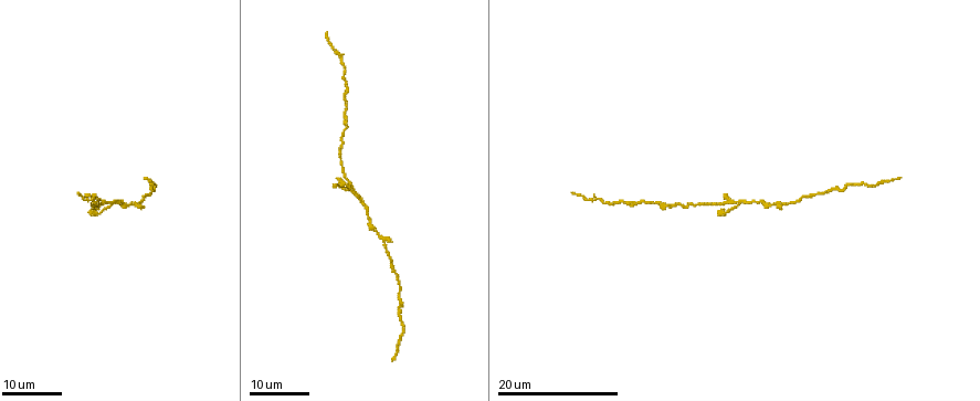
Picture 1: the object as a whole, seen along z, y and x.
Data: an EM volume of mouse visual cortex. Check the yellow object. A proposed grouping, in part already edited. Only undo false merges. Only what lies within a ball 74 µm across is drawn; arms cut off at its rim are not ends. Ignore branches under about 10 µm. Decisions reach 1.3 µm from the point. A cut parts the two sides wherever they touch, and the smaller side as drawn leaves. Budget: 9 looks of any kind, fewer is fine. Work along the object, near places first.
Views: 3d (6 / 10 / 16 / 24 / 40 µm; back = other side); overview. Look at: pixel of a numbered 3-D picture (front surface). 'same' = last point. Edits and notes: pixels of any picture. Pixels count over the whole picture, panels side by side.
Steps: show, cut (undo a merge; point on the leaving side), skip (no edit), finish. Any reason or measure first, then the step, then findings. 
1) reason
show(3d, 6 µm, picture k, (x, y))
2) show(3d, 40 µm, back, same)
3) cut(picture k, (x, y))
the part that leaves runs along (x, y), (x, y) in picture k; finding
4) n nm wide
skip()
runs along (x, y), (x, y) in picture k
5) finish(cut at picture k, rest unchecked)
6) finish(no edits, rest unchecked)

side arm on a straight run
show(3d, 24 µm, picture 1, (383, 245))

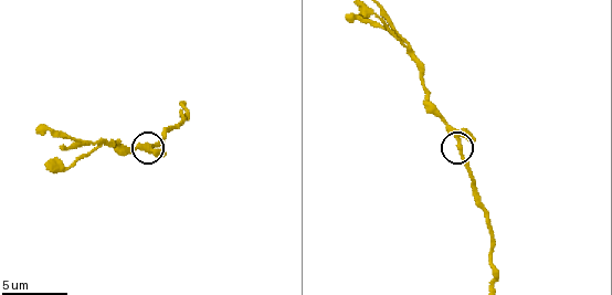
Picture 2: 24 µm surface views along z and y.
show(3d, 6 µm, picture 2, (459, 142))

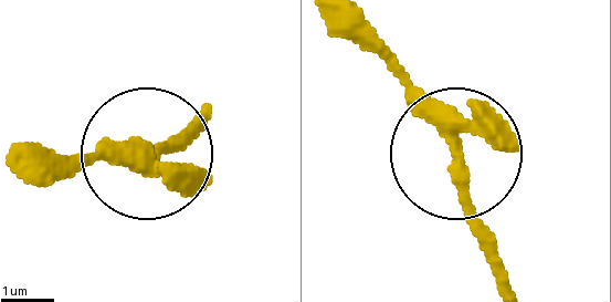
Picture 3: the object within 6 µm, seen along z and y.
3 arms
skip()
runs along (351, 25), (449, 145), (496, 285) in picture 3; one neuron here

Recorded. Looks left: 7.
three-way junction
show(3d, 6 µm, picture 2, (101, 143))

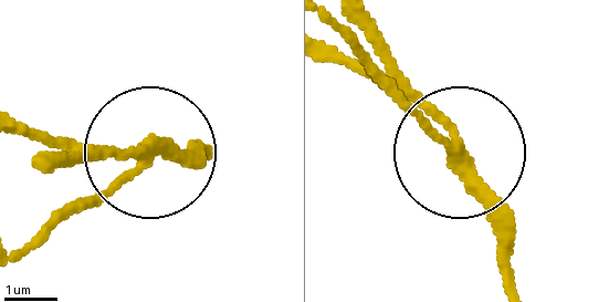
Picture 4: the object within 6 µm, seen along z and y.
other side
show(3d, 6 µm, back, picture 4, (148, 153))

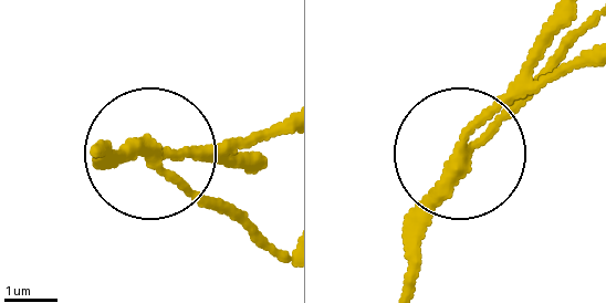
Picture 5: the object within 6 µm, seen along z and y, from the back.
220 nm wide
skip()
runs along (150, 149), (102, 149) in picture 5; continuous, no second neuron

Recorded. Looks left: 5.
sudden change in width
show(3d, 16 µm, picture 1, (346, 116))

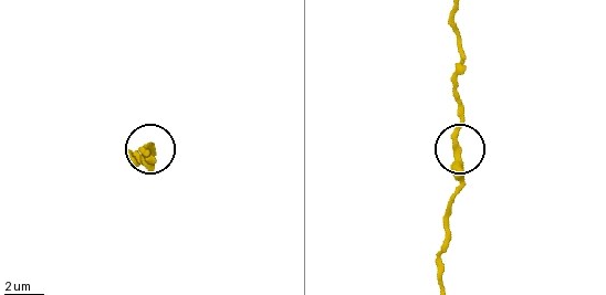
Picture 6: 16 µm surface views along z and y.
show(3d, 10 µm, picture 6, (458, 144))

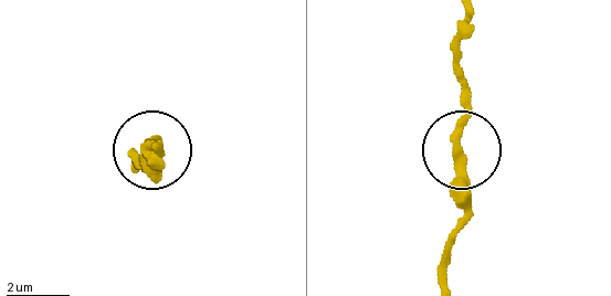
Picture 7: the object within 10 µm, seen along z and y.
skip()
runs along (443, 284), (443, 252), (467, 204), (460, 65) in picture 7; one neuron here

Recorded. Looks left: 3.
thick turns thin
show(3d, 16 µm, picture 1, (347, 88))

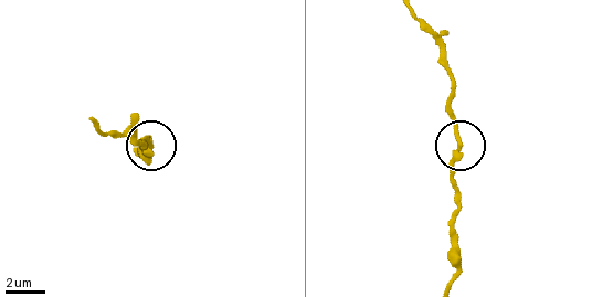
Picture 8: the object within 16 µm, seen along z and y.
zoom in
show(3d, 6 µm, picture 8, (459, 136))

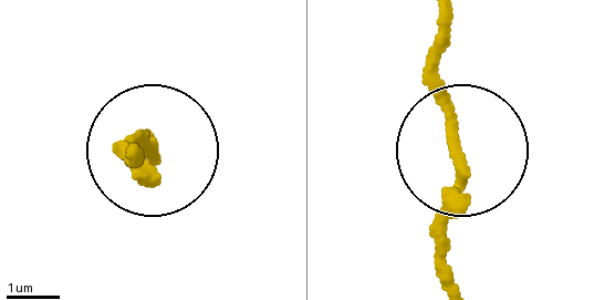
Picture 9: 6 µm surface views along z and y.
skip()
runs along (455, 283), (446, 205), (459, 152), (433, 37) in picture 9; all the same neuron

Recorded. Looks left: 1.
finish(no edits, rest unchecked)

